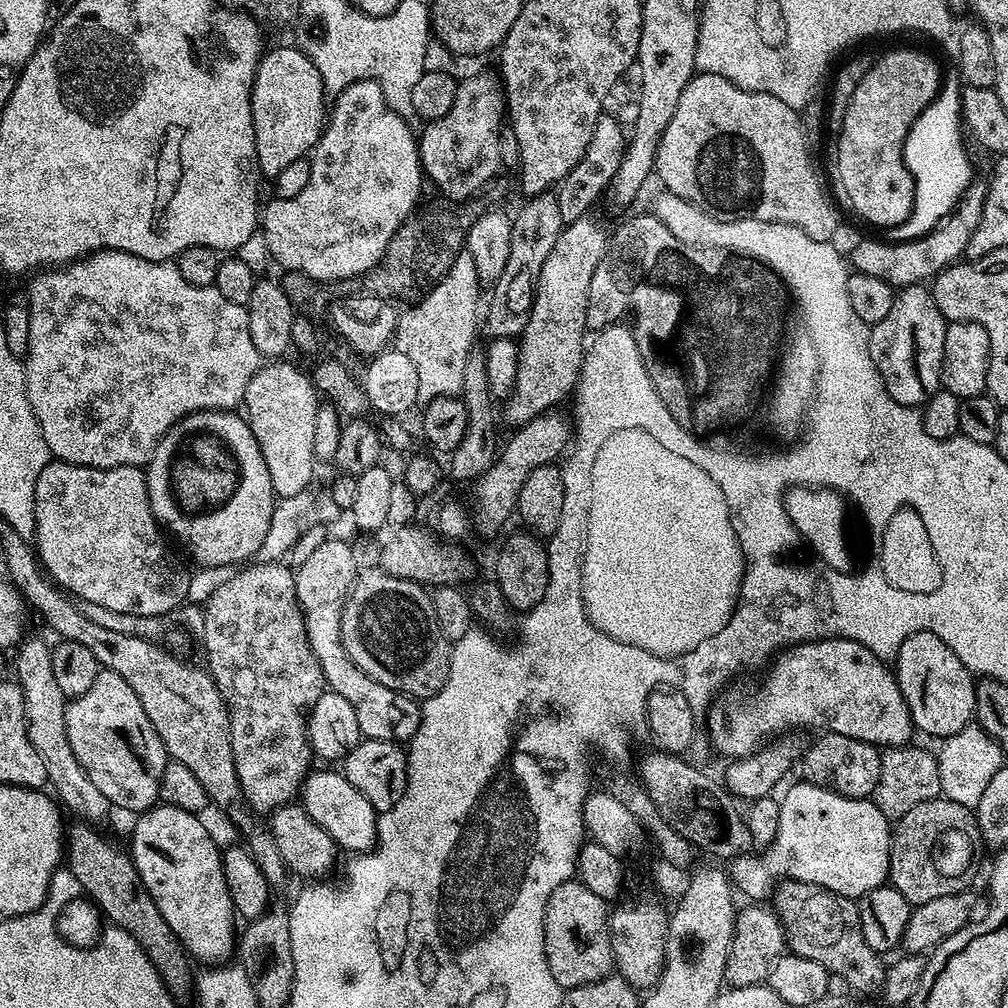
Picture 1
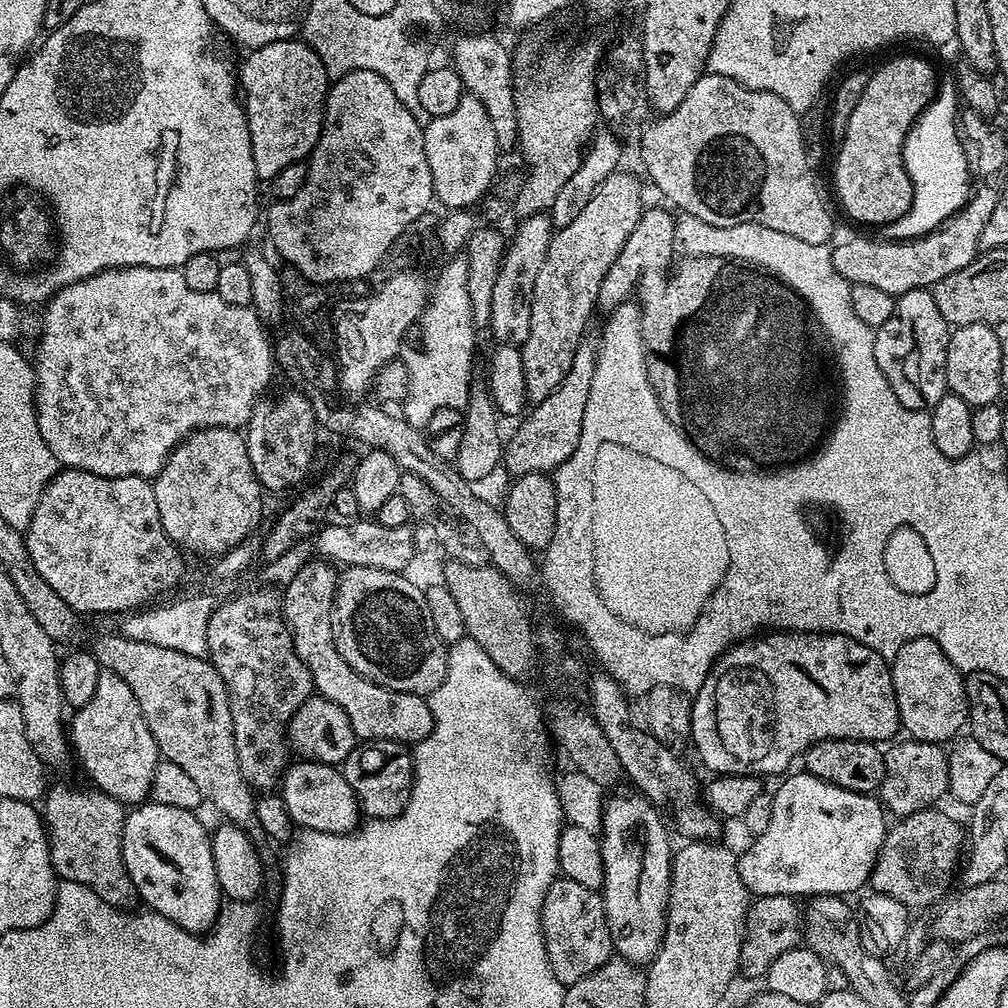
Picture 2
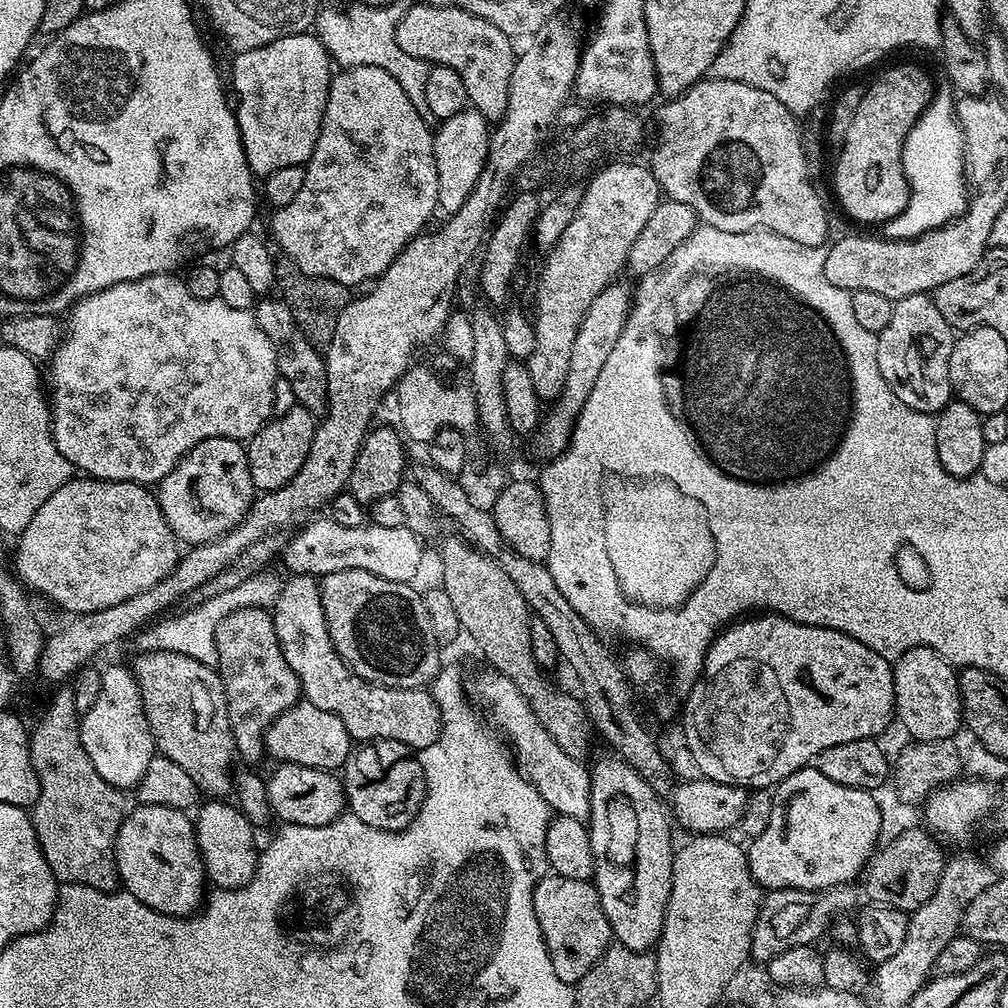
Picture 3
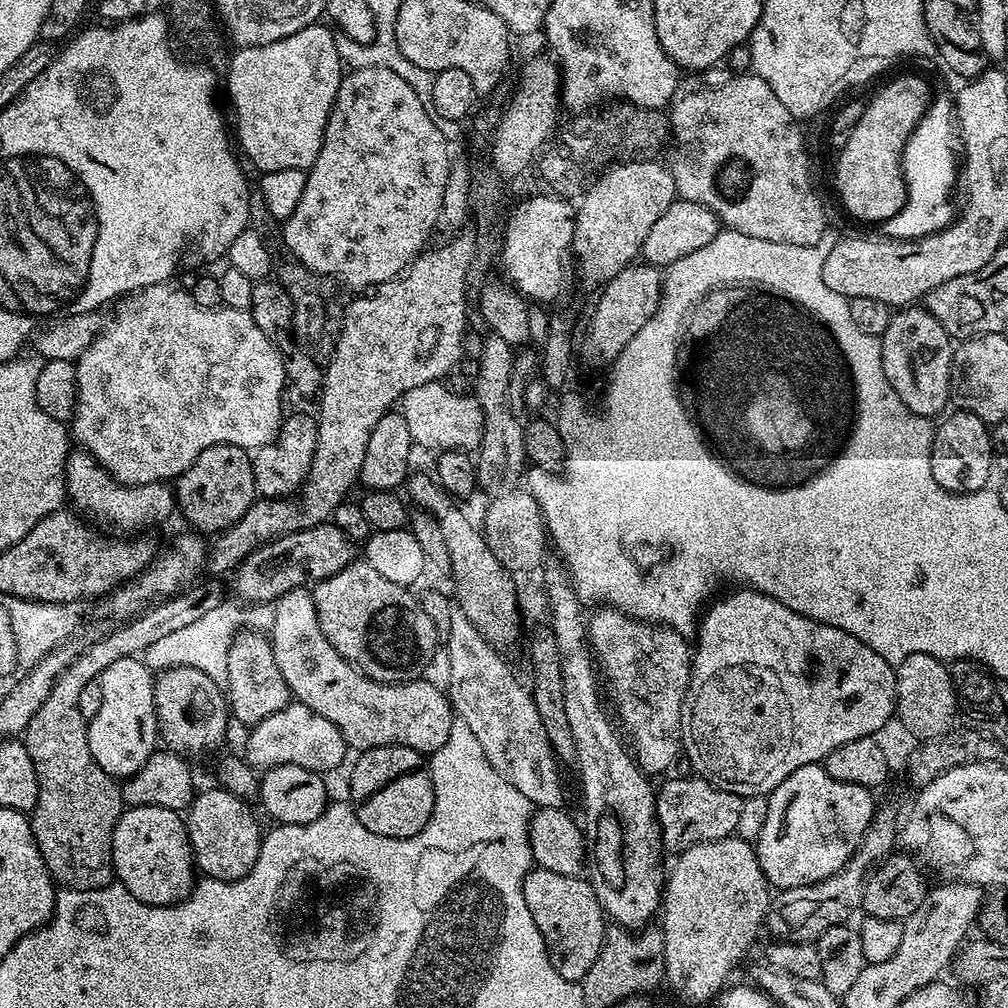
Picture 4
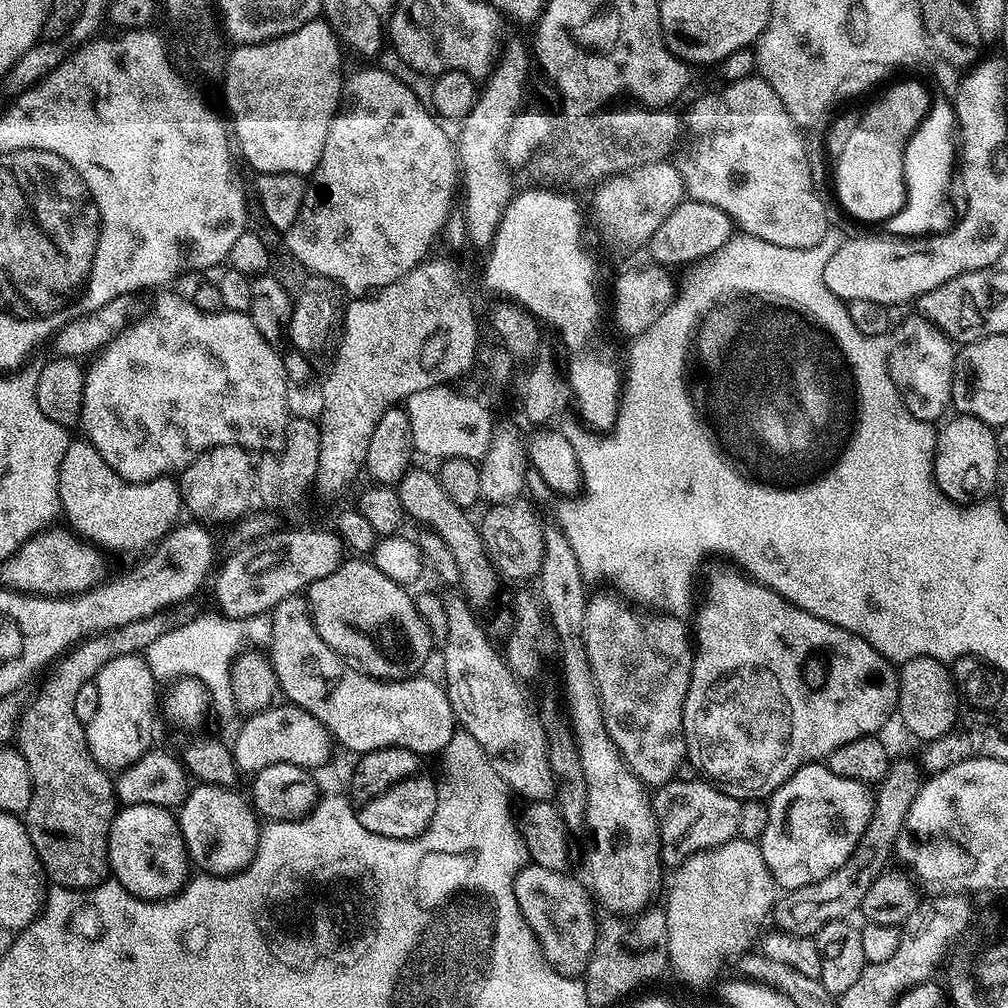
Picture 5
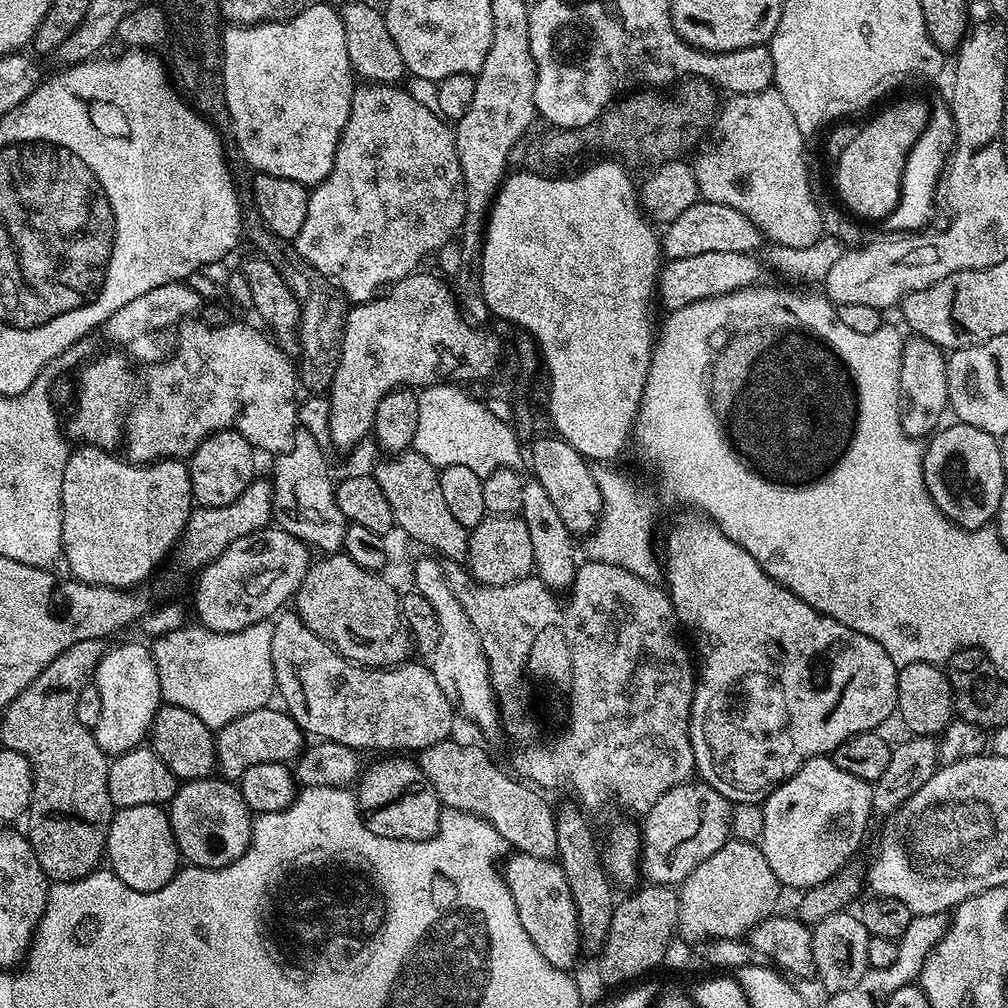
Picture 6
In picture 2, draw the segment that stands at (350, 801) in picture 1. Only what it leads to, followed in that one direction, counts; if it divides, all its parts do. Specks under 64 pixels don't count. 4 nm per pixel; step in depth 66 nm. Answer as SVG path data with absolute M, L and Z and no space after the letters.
M303 758L289 763L278 785L278 795L284 799L293 825L310 832L326 834L355 832L362 820L360 801L357 800L350 782L346 782L339 767L331 764L319 764Z

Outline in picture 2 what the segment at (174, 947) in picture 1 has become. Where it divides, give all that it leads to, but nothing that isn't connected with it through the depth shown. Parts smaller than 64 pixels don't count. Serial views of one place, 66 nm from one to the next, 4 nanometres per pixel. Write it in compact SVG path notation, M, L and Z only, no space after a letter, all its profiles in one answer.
M60 784L57 788L49 787L43 797L42 815L48 830L52 869L60 880L78 882L94 890L94 894L98 894L102 902L110 902L110 906L135 909L138 904L136 887L122 858L125 805L113 796L88 788Z

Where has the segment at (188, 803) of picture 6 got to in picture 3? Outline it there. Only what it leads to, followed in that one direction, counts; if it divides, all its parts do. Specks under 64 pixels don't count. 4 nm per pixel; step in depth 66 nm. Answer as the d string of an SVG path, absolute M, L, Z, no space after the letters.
M216 798L204 809L199 809L200 817L195 817L196 841L200 847L200 857L204 860L204 874L213 880L216 888L242 888L250 883L256 873L258 847L251 822L244 817L235 803Z

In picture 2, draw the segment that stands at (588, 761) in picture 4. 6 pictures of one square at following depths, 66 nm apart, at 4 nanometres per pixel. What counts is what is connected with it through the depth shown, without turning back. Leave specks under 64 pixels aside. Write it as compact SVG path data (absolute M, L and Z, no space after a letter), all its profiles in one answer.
M631 795L611 797L604 806L604 823L598 836L604 863L602 895L615 955L644 966L658 954L666 934L674 847L668 841L665 817L656 805L644 796Z

